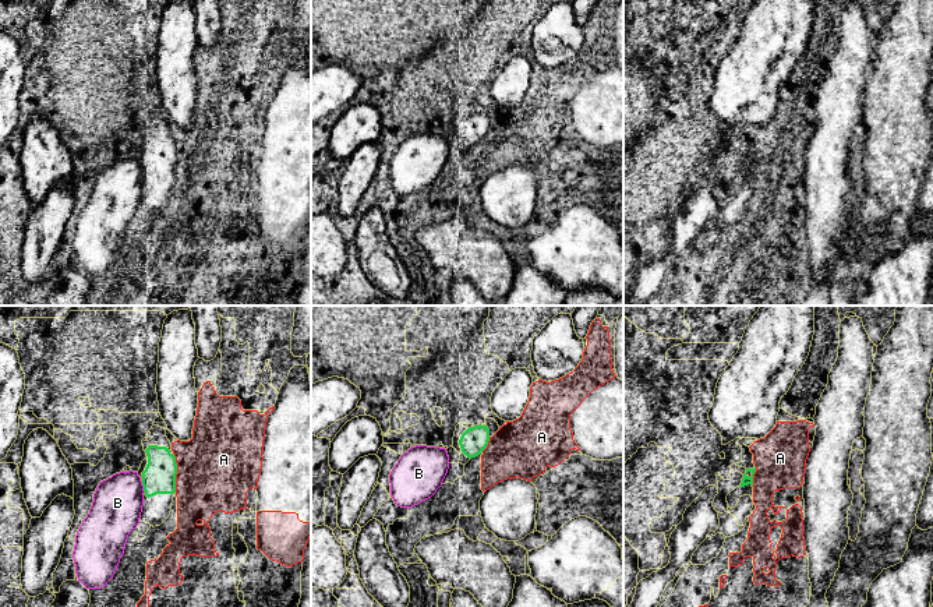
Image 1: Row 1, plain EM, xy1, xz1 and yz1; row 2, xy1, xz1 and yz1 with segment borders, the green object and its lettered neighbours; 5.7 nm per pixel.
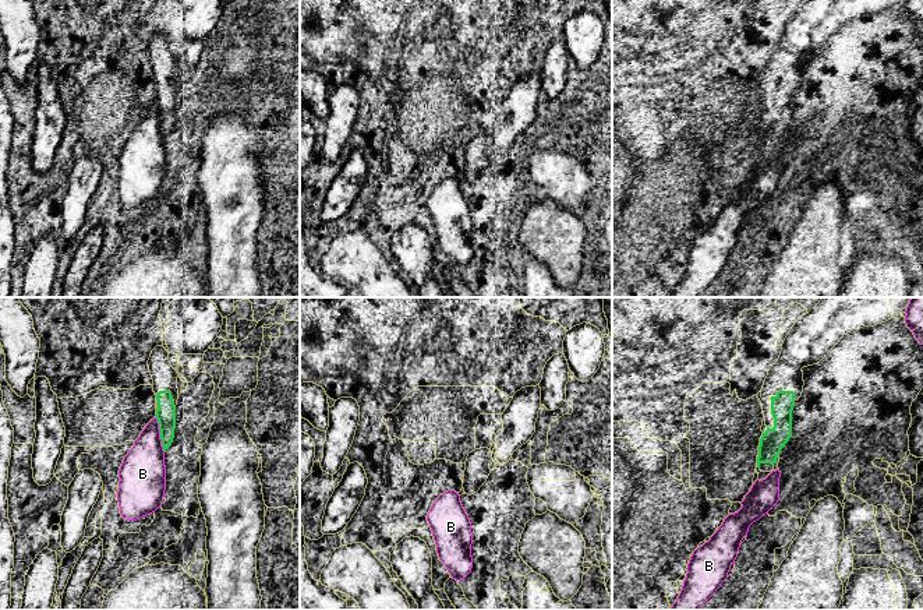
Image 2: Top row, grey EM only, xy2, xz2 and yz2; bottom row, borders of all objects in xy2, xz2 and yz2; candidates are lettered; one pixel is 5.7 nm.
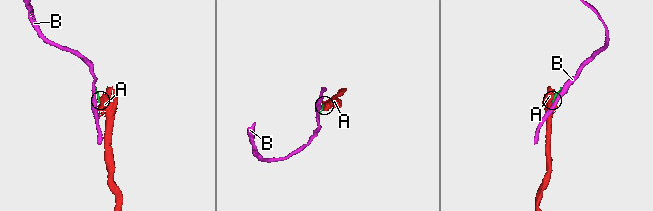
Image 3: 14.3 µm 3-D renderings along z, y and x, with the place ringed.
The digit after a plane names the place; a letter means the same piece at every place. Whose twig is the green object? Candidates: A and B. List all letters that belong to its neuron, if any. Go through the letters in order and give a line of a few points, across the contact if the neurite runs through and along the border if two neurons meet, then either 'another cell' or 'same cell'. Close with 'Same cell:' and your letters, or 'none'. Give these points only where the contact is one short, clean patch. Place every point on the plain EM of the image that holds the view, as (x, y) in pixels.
A: line xy1 (173, 143), (176, 151), (176, 179); another cell
B: line xy2 (155, 105), (159, 113), (161, 133), (165, 138); another cell
Same cell: none

